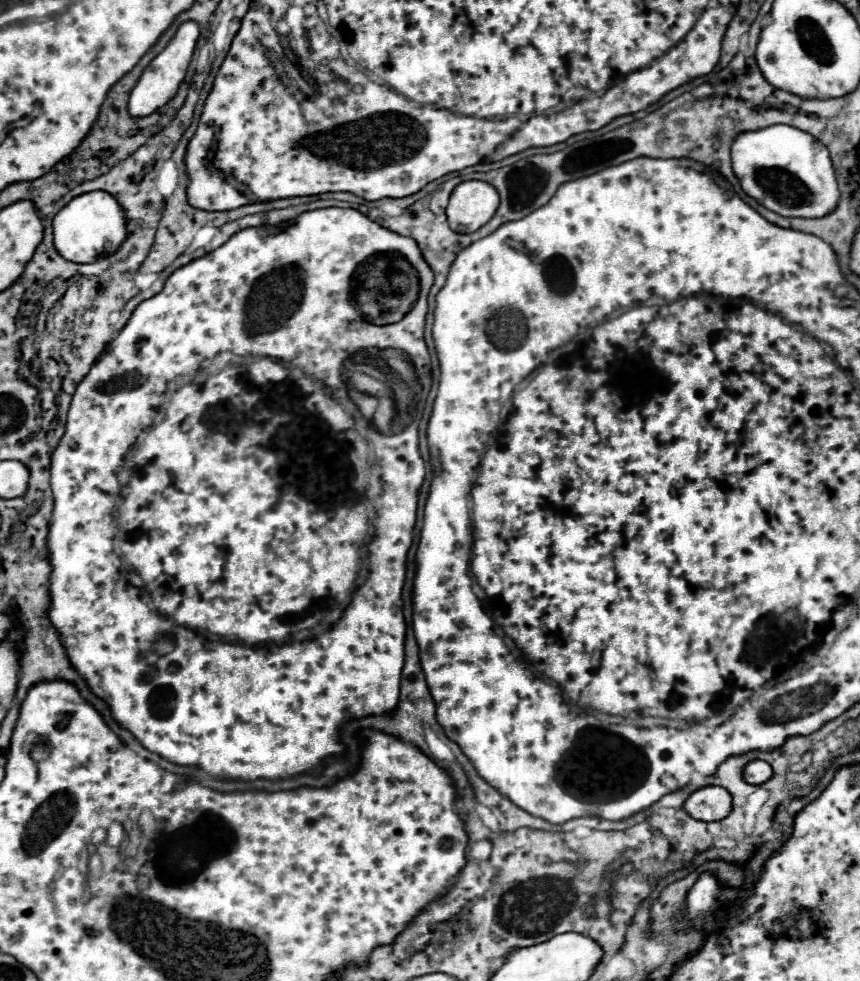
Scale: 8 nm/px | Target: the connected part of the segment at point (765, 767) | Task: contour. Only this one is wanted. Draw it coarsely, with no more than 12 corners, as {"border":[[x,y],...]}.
{"border":[[763,760],[745,768],[745,780],[759,786],[773,778],[773,768]]}

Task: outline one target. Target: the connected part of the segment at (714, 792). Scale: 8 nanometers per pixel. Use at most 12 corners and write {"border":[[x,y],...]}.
{"border":[[725,788],[693,792],[683,806],[693,818],[717,822],[731,814]]}

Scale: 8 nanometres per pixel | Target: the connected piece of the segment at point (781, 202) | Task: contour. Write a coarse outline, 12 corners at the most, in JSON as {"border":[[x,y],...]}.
{"border":[[777,124],[743,132],[745,194],[787,218],[841,198],[827,146]]}

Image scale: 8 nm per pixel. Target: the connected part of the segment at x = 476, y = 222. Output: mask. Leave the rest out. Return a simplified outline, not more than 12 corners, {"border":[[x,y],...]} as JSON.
{"border":[[469,180],[453,190],[453,232],[475,232],[493,218],[497,190]]}

